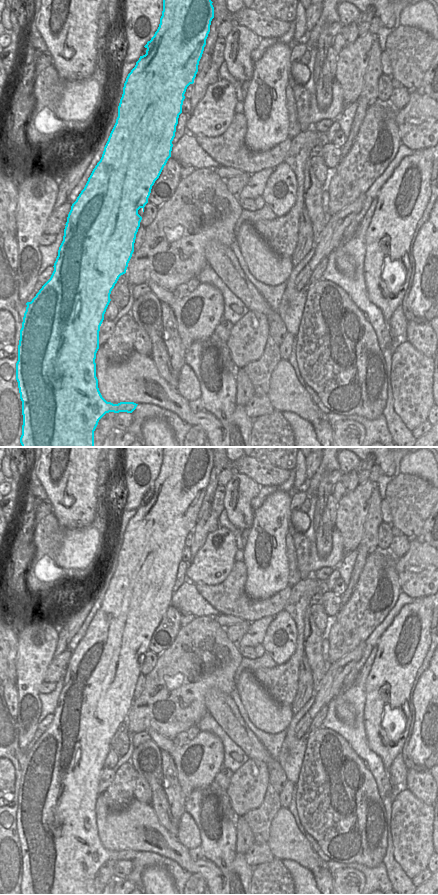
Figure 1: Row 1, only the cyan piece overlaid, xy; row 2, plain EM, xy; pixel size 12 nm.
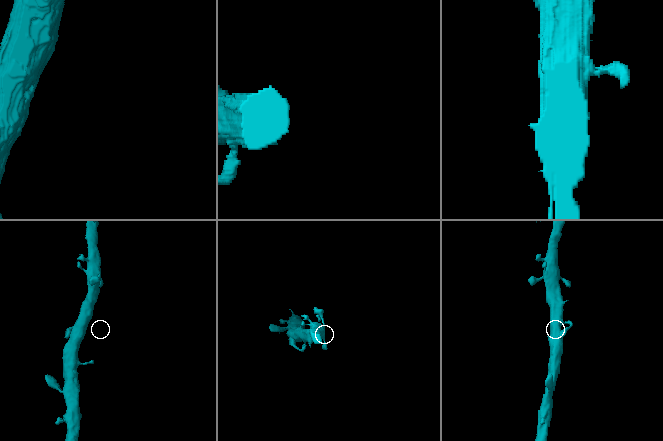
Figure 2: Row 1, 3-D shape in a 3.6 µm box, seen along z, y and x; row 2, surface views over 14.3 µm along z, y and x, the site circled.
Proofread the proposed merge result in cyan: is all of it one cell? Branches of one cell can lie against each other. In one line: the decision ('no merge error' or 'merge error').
no merge error

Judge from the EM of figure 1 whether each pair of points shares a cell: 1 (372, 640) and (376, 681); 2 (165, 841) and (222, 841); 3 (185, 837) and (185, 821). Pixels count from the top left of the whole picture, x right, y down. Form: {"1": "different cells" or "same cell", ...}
{"1": "different cells", "2": "different cells", "3": "same cell"}

